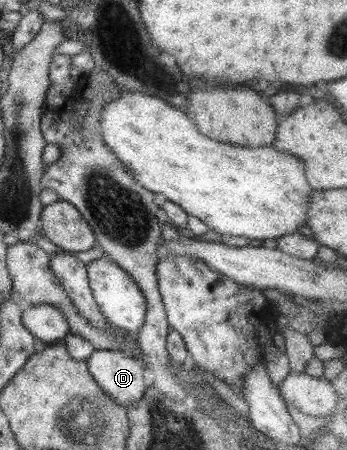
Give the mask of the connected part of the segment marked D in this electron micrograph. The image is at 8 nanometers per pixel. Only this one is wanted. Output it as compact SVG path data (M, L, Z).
M95 350L86 363L96 384L104 389L104 393L107 393L118 406L128 409L136 406L144 397L147 386L144 382L145 367L141 360L127 356L120 350Z

